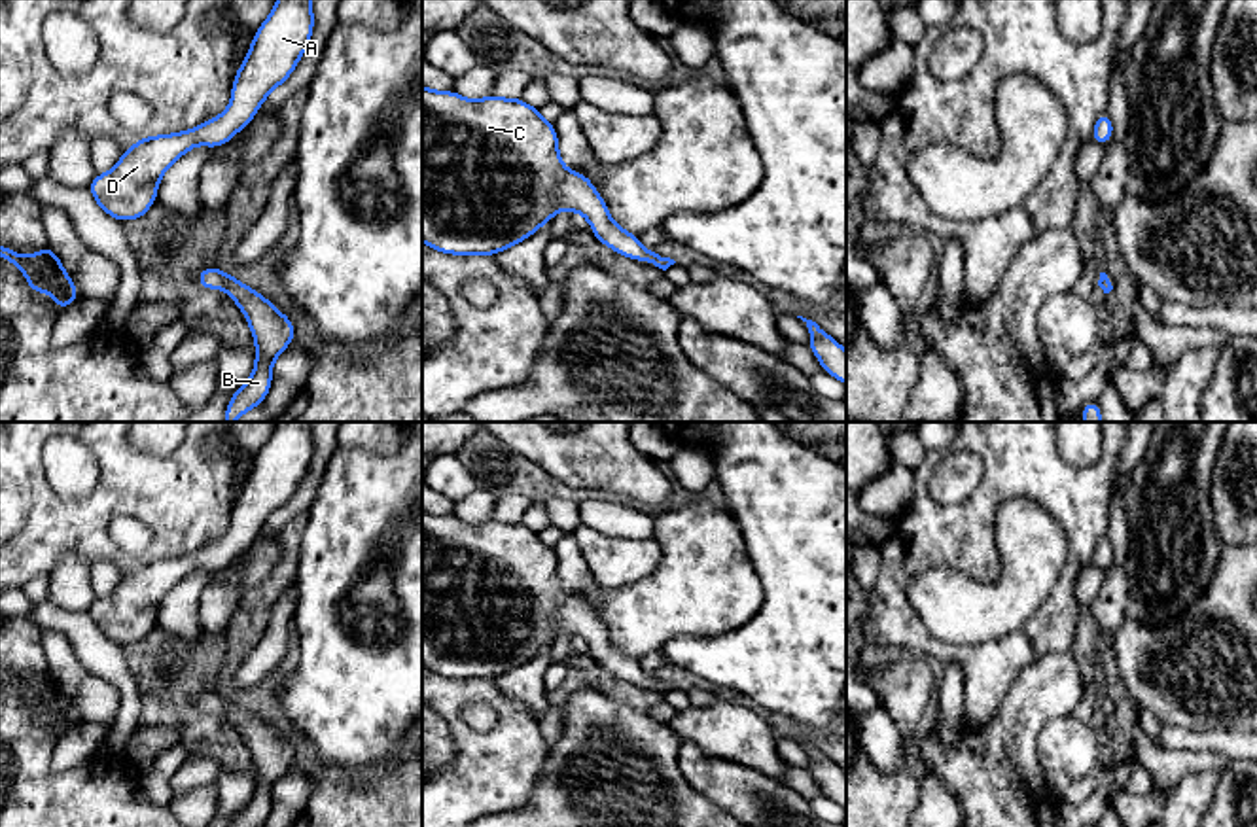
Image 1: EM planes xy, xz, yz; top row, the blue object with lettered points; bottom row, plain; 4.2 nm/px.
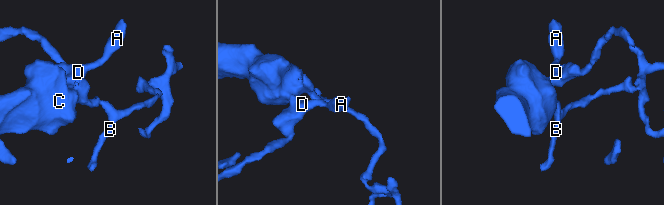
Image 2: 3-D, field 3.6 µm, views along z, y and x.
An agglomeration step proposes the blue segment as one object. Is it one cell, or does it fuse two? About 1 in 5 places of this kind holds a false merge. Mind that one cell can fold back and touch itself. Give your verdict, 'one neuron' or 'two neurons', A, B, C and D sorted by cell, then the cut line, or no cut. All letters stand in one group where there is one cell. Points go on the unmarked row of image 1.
one neuron; A B C D; no cut

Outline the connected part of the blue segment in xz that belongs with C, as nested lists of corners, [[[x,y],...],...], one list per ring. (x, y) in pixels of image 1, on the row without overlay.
[[[422,509],[422,666],[441,677],[496,679],[505,672],[526,664],[558,634],[579,636],[587,642],[596,666],[606,668],[623,681],[647,685],[666,695],[676,685],[646,674],[638,659],[619,651],[583,596],[568,594],[558,577],[558,560],[553,547],[522,522],[488,519],[469,524],[454,515],[434,515]]]

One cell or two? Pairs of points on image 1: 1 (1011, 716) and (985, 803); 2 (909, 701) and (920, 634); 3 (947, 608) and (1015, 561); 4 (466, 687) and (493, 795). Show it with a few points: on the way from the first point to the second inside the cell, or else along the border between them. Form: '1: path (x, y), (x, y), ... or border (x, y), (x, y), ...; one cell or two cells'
1: path (1011, 737), (996, 761), (996, 782); one cell
2: border (890, 653), (915, 653), (922, 657); two cells
3: path (966, 608), (979, 608), (1008, 580); one cell
4: path (455, 714), (455, 723), (462, 737), (491, 769); one cell

